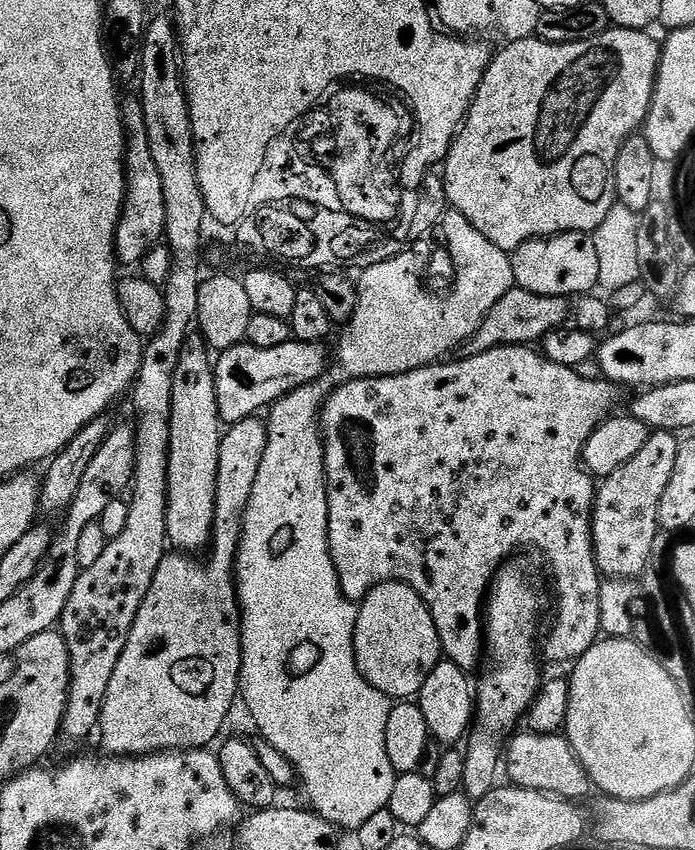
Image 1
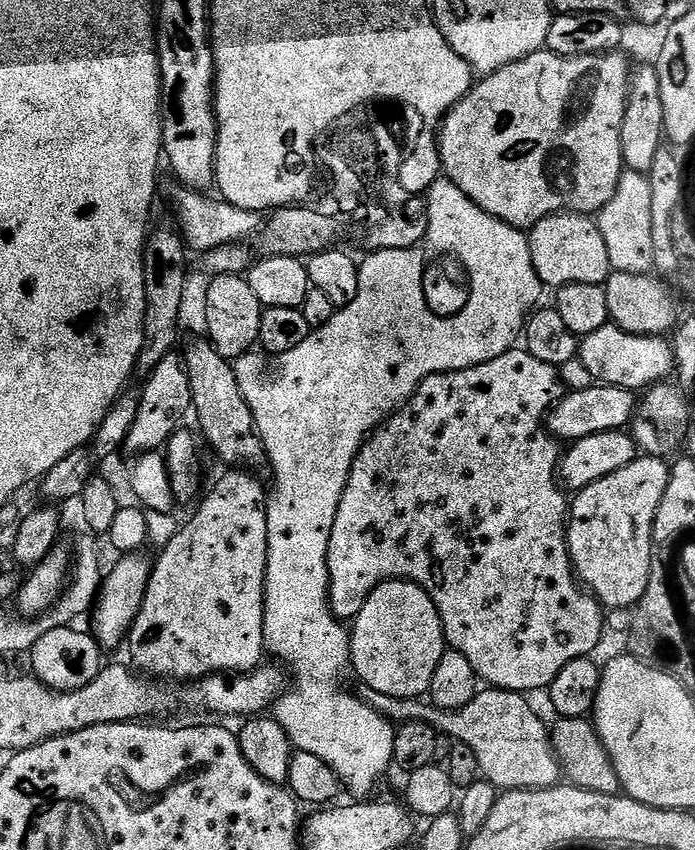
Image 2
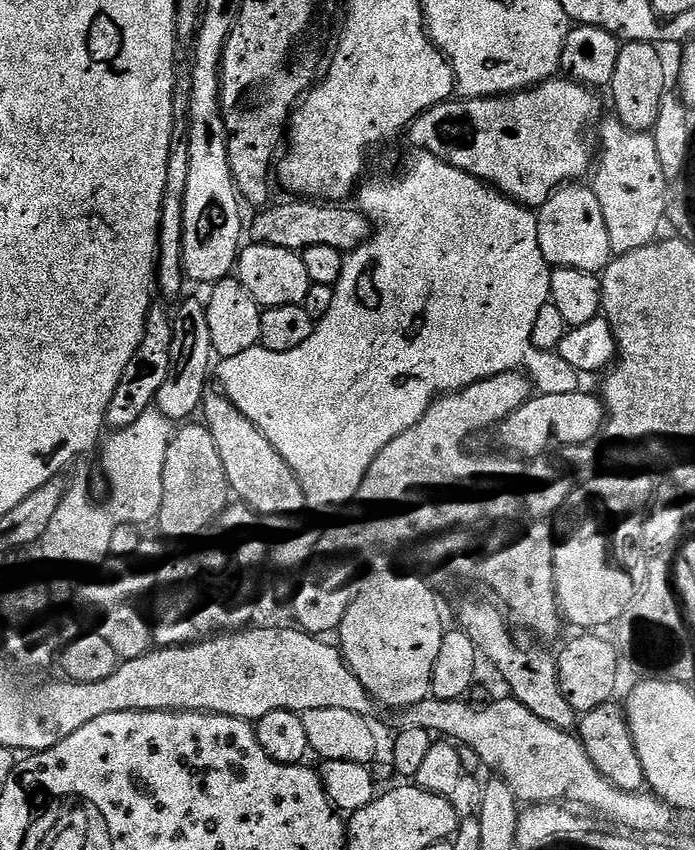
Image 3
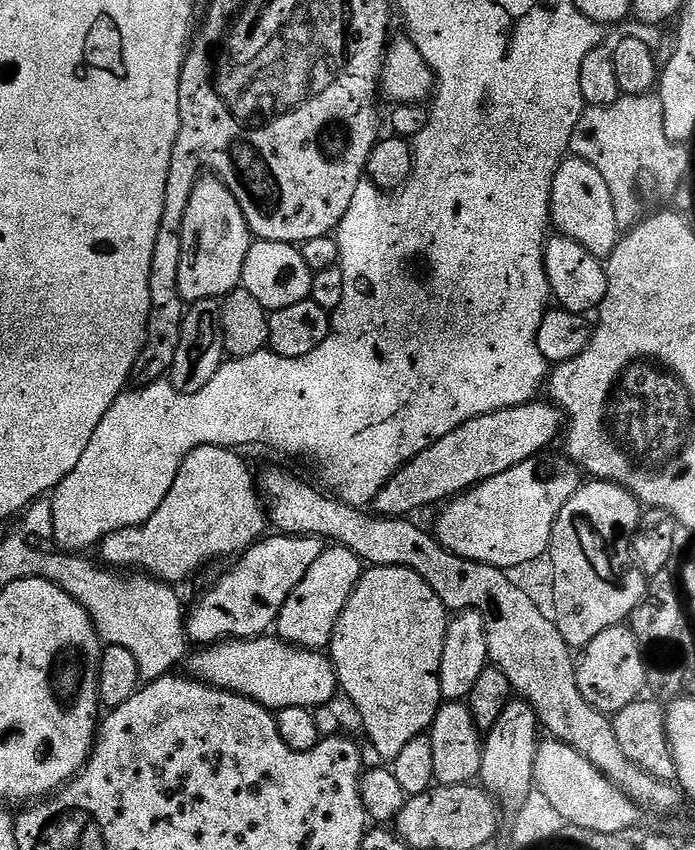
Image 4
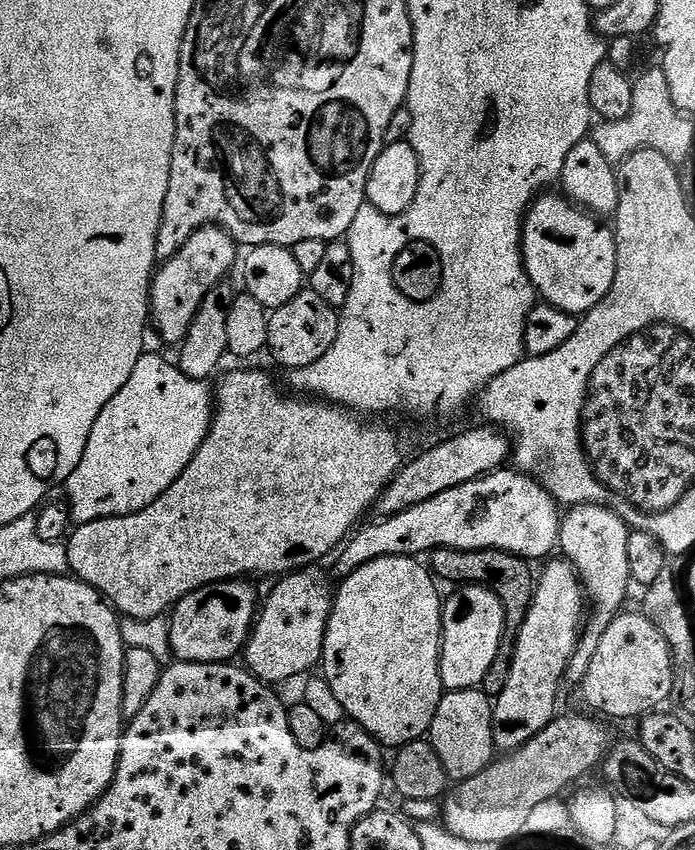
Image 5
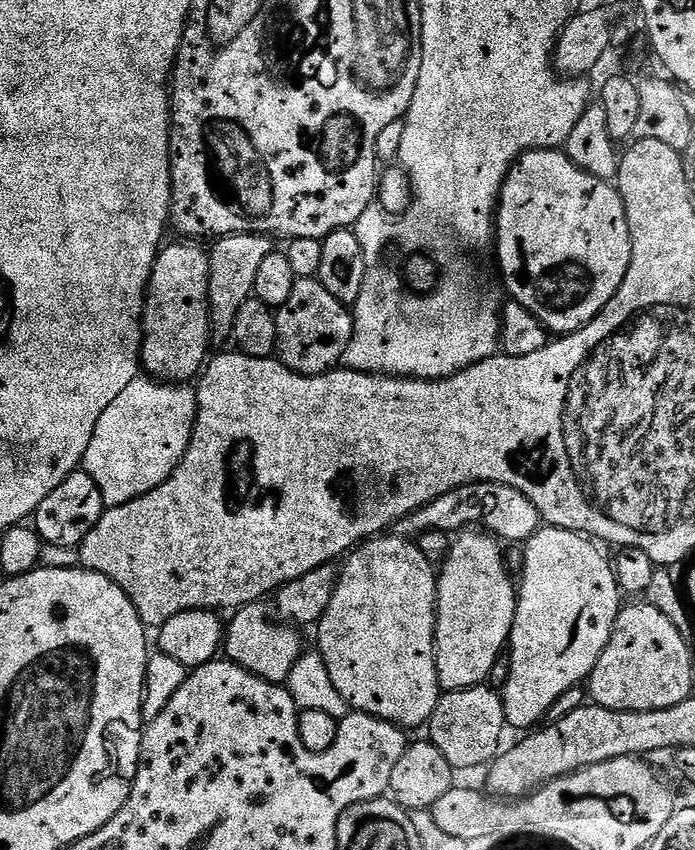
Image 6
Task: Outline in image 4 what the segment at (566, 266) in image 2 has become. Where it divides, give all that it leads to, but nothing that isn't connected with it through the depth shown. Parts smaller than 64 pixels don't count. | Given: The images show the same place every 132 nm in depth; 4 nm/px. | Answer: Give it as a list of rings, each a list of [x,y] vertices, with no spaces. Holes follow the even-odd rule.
[[[568,158],[561,163],[552,179],[550,224],[559,235],[570,237],[595,256],[607,258],[616,249],[622,229],[618,226],[618,218],[614,218],[614,198],[610,198],[610,189],[602,174],[598,174],[590,162]]]

